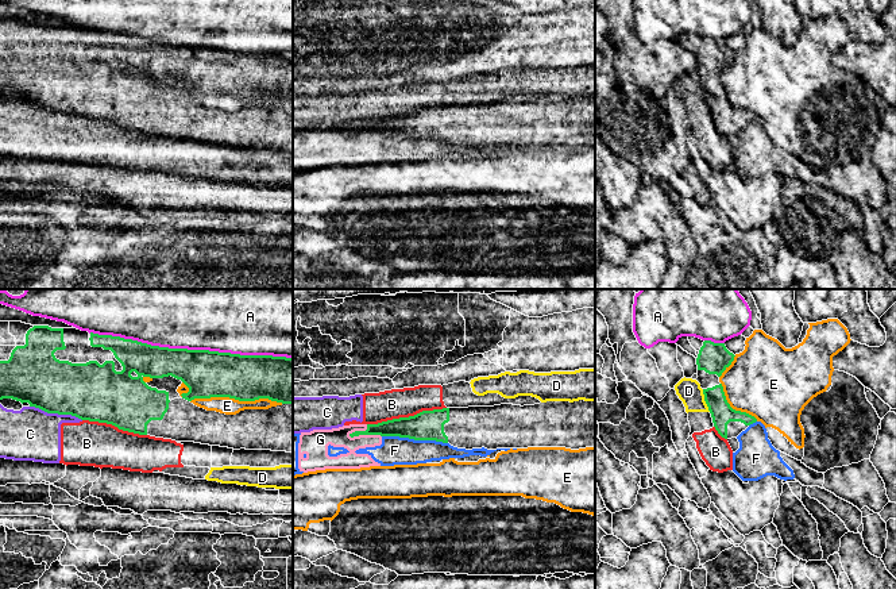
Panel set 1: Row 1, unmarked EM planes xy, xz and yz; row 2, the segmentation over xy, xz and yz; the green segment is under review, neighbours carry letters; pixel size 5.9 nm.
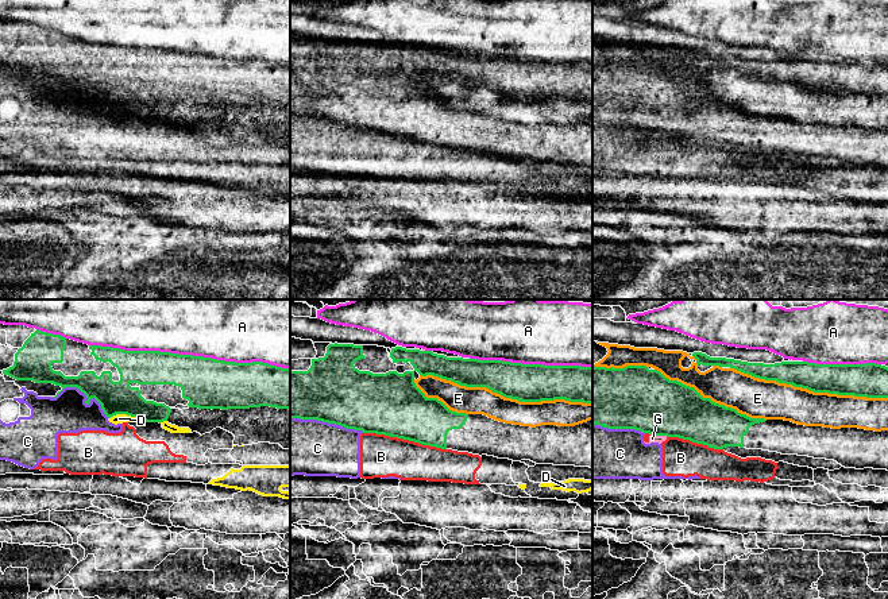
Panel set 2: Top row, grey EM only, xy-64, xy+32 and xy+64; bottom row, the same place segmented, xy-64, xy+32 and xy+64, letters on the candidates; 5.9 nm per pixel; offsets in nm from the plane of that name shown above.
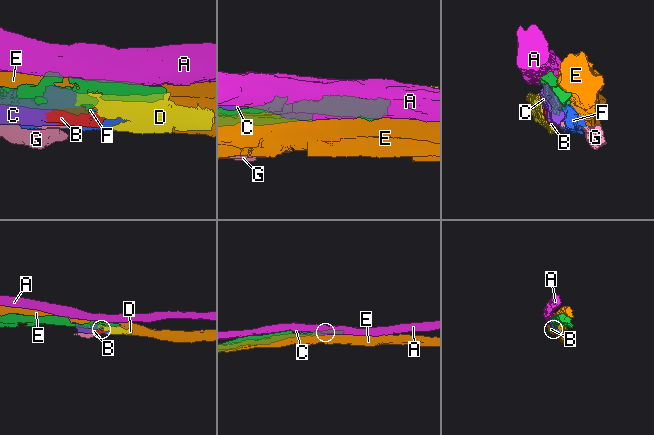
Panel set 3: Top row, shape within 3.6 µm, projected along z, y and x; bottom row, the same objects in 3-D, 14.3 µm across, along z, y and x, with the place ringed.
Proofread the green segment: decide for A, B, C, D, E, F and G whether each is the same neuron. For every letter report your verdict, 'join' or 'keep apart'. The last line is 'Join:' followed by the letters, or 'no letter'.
A: keep apart
B: keep apart
C: keep apart
D: keep apart
E: keep apart
F: keep apart
G: keep apart
Join: no letter

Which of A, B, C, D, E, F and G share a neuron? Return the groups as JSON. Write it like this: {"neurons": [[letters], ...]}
{"neurons": [["A"], ["B", "C", "D"], ["E"], ["F", "G"]]}

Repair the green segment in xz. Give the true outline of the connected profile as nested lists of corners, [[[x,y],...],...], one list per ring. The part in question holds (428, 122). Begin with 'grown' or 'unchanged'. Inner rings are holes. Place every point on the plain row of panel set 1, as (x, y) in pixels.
grown; [[[547,99],[534,103],[501,101],[494,104],[443,105],[422,108],[414,113],[399,115],[378,122],[367,122],[366,128],[355,128],[351,135],[359,132],[399,134],[414,138],[436,138],[449,140],[457,146],[528,146],[528,145],[565,145],[579,147],[595,145],[595,99]]]

